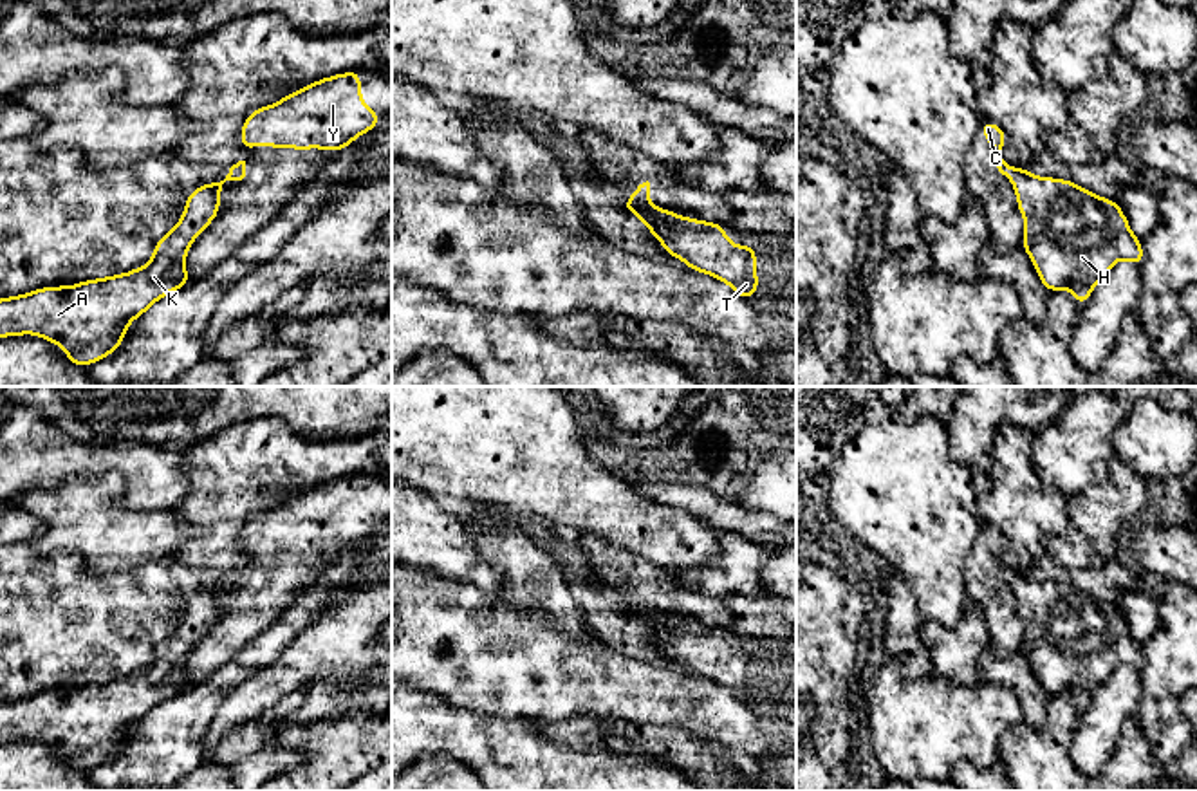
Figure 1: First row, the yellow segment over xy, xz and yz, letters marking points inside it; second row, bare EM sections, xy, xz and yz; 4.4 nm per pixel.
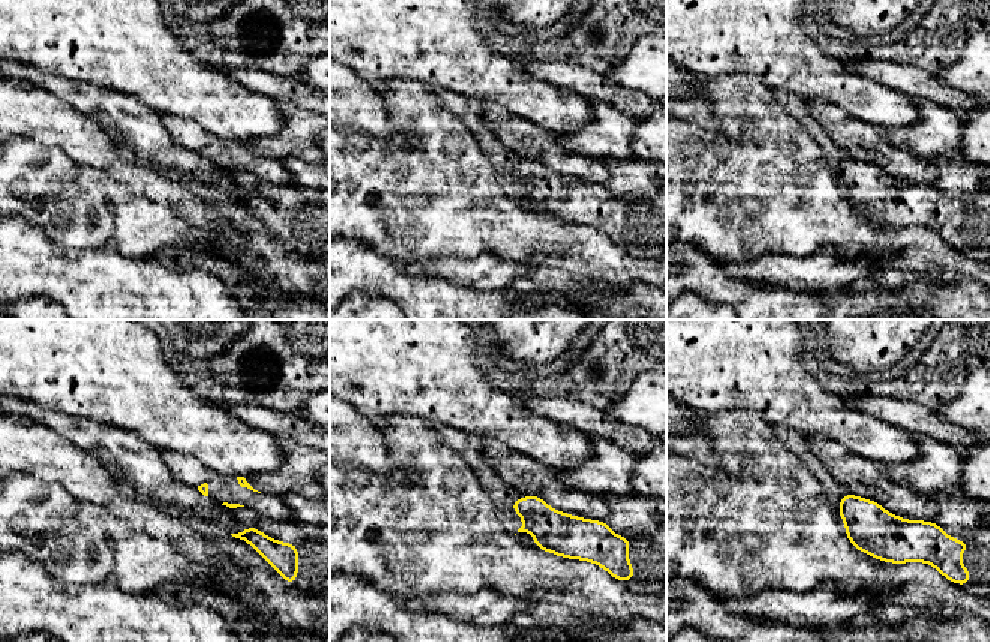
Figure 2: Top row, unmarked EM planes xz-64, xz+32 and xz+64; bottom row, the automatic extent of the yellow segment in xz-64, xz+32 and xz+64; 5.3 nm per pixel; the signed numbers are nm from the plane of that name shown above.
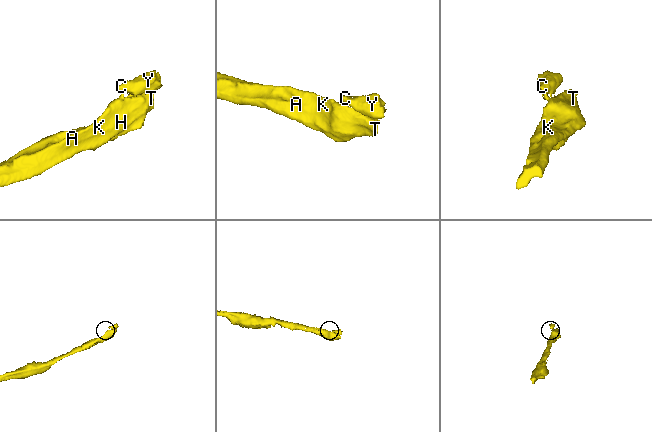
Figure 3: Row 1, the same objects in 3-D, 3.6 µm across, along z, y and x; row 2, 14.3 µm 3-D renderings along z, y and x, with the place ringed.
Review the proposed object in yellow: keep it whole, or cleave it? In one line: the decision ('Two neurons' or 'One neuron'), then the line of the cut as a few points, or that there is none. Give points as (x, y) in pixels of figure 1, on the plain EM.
Two neurons. Split along xz (632, 598), (647, 607)

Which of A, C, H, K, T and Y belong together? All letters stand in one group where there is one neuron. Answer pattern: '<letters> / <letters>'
A H K T / C Y

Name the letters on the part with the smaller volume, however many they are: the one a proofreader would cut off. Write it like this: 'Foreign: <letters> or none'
Foreign: C, Y

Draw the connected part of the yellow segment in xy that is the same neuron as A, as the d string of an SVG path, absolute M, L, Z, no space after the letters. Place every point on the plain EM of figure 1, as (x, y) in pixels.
M229 574L190 596L181 625L153 648L153 661L143 672L0 703L0 742L40 740L60 749L78 771L116 757L135 722L190 688L188 654L218 619L220 594L233 585Z

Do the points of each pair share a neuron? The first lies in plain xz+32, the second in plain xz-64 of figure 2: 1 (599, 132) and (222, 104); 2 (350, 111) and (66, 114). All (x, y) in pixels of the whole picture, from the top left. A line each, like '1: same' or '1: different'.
1: different
2: same

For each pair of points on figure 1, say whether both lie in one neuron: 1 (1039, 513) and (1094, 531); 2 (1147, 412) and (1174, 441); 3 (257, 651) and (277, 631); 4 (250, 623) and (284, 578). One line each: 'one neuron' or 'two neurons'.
1: two neurons
2: one neuron
3: one neuron
4: one neuron

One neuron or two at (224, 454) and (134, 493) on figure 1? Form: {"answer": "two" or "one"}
{"answer": "two"}

